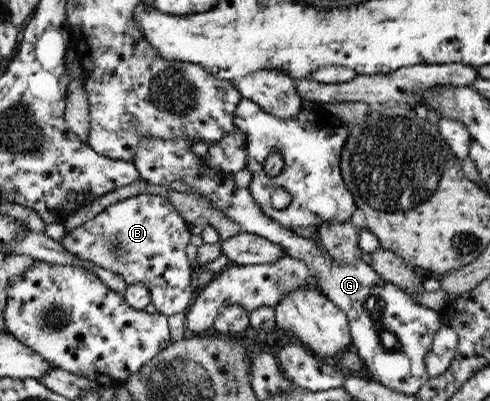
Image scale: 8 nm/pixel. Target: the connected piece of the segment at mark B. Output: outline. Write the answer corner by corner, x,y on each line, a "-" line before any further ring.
139,194
106,207
92,220
67,232
60,244
74,258
122,275
128,285
142,283
150,291
157,312
169,317
187,310
196,295
190,285
196,266
186,255
190,227
166,197

